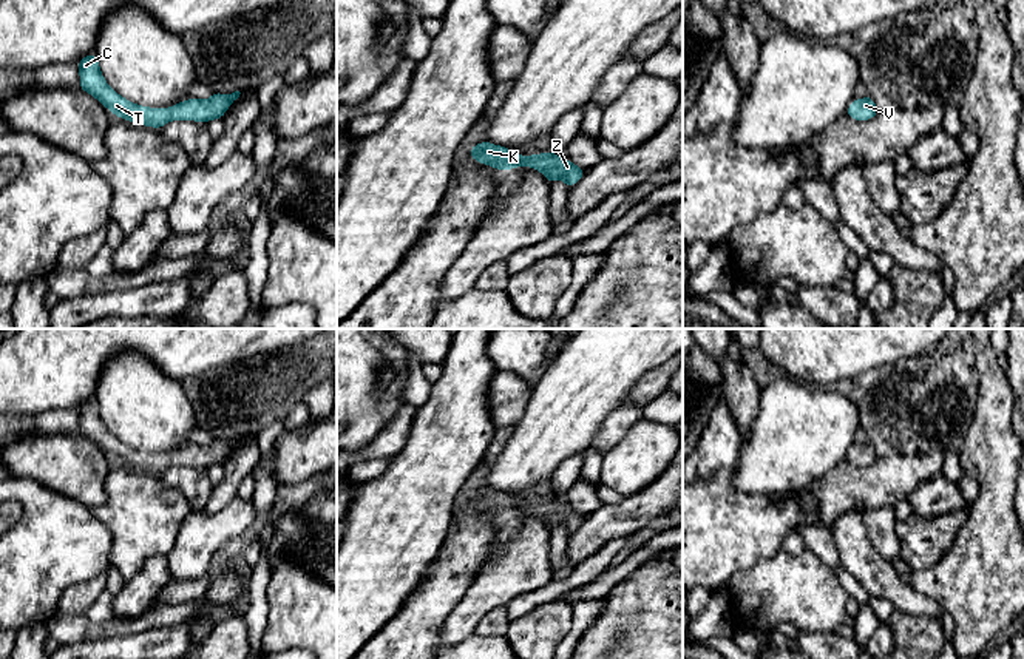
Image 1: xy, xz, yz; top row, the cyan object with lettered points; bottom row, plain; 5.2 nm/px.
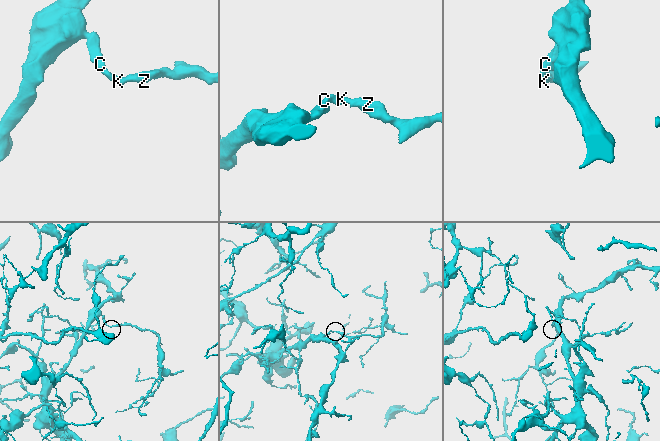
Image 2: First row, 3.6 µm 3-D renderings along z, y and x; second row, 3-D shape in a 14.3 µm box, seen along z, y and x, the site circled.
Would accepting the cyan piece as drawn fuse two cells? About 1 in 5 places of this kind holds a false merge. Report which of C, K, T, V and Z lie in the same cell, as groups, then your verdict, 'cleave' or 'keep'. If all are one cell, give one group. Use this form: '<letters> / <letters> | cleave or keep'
C K T V Z | keep

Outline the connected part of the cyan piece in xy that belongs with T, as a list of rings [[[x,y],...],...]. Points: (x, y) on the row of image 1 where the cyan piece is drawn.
[[[88,54],[79,62],[79,88],[97,99],[116,117],[128,122],[153,127],[161,130],[170,120],[193,120],[210,122],[222,119],[227,108],[239,97],[239,91],[232,94],[221,94],[213,91],[207,100],[187,99],[170,108],[150,108],[133,103],[117,94],[105,80],[100,73],[97,56]]]

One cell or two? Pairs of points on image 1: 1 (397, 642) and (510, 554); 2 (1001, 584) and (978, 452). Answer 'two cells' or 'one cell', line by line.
1: two cells
2: one cell

